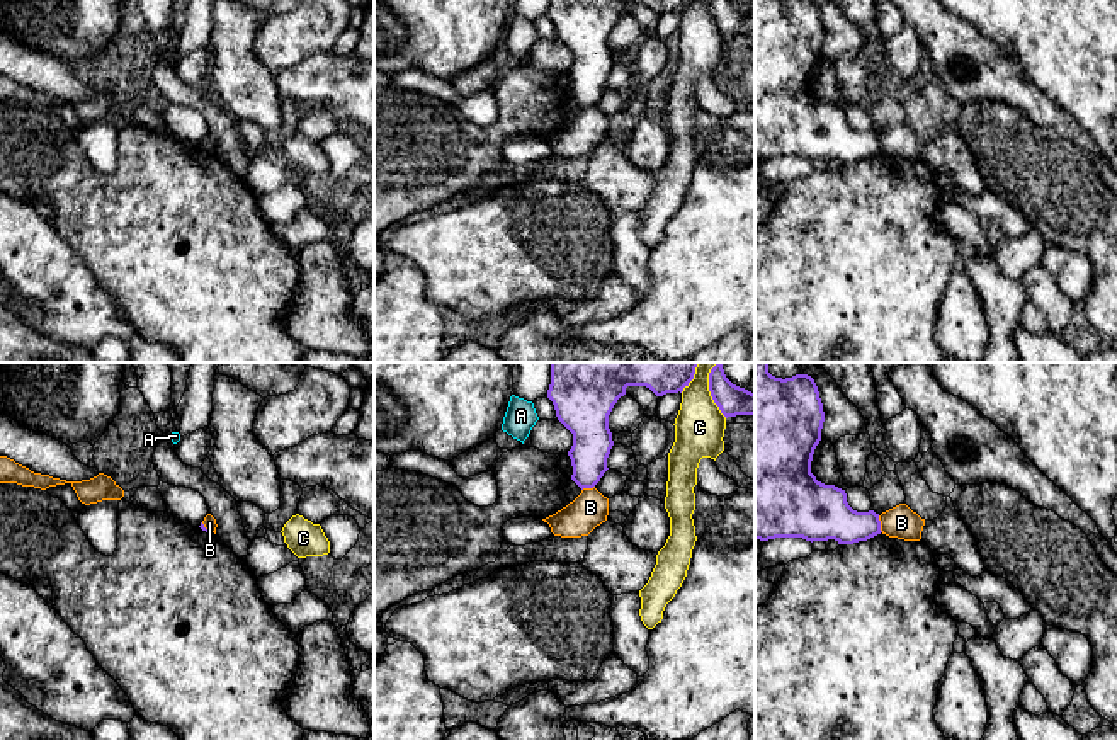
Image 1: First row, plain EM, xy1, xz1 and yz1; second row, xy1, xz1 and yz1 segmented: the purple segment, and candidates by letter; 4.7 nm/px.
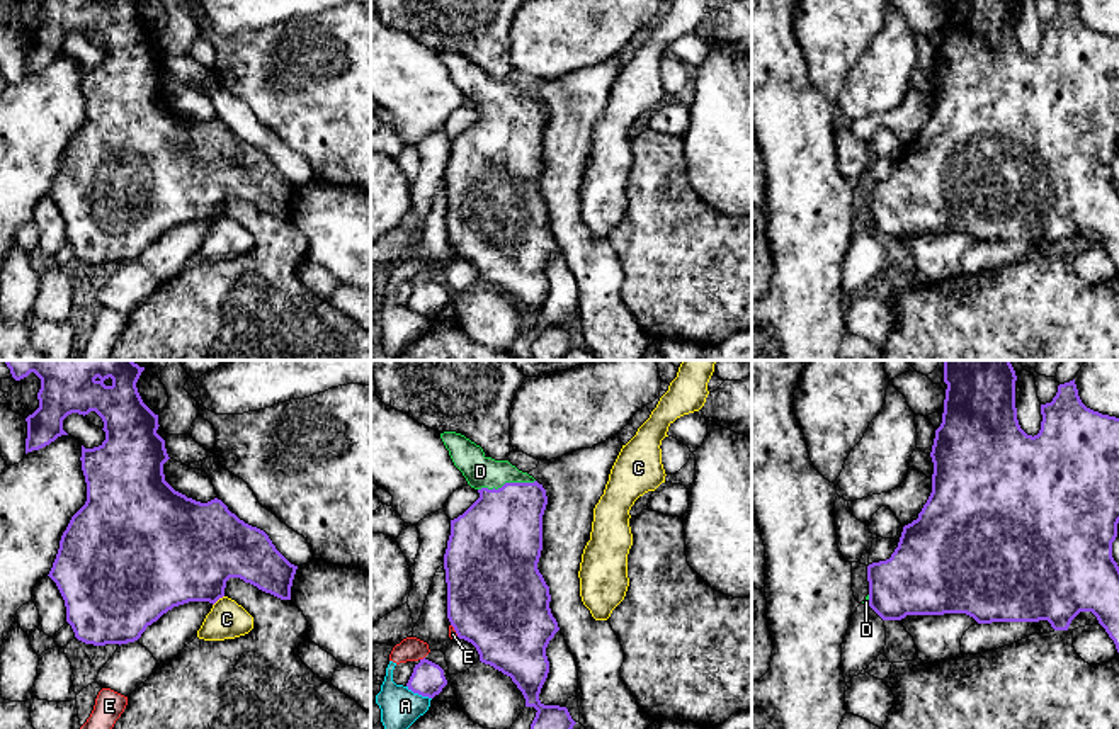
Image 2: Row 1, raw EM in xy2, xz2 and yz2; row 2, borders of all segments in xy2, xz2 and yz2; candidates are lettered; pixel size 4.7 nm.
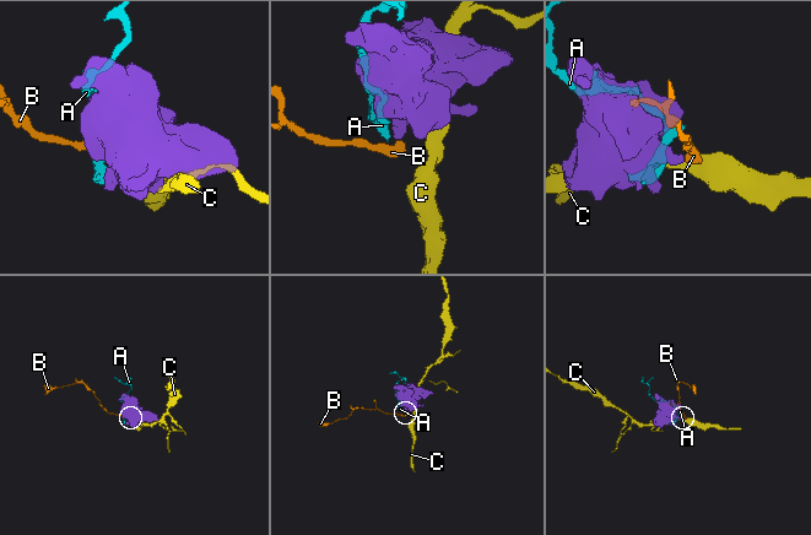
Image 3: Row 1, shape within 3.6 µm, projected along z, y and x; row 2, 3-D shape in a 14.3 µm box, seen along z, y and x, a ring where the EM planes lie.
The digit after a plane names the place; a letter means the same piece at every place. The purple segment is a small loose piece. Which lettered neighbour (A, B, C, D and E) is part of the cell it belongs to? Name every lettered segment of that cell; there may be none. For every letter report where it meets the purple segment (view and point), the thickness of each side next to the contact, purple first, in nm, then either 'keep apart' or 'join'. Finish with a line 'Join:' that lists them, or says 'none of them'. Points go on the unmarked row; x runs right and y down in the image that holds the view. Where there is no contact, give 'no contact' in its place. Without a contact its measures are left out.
A: xz2 (419, 313) | 160/190 nm | keep apart
B: yz1 (879, 143) | 220/150 nm | keep apart
C: xz1 (713, 17) | 140/240 nm | keep apart
D: xz2 (505, 102) | 400/150 nm | join
E: xz2 (424, 277) | 160/110 nm | keep apart
Join: D

